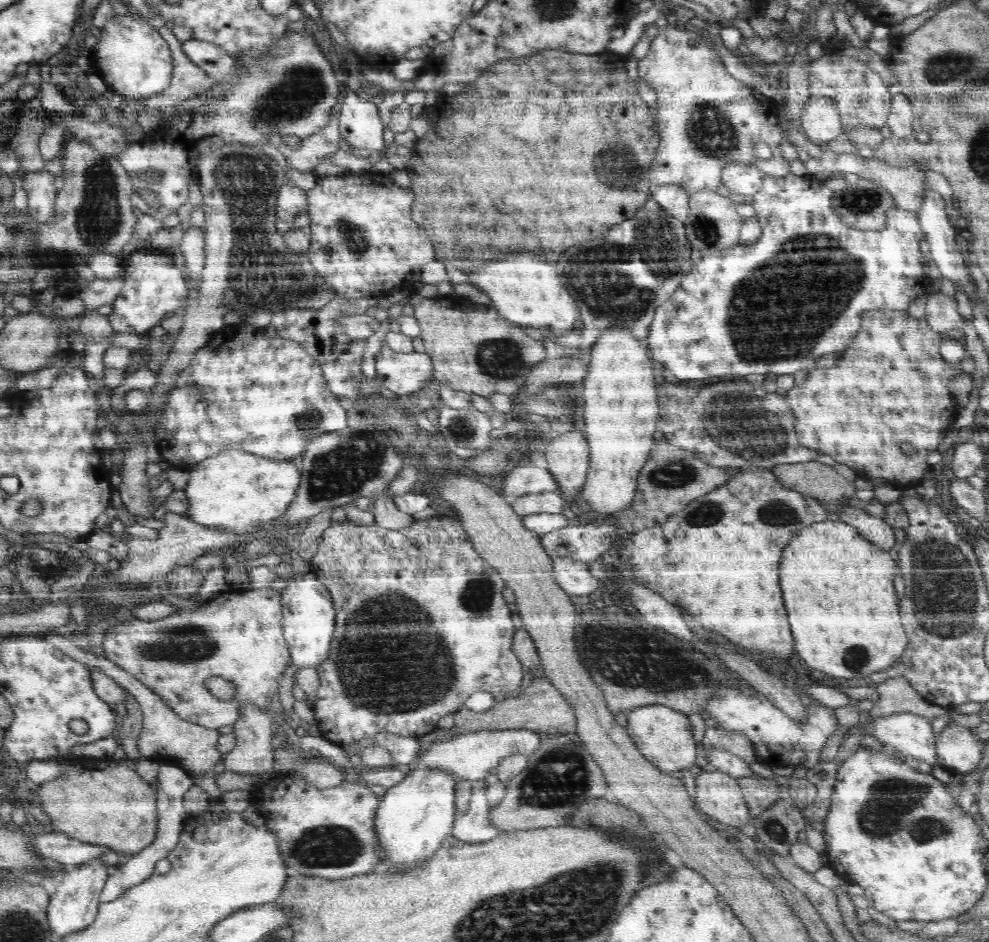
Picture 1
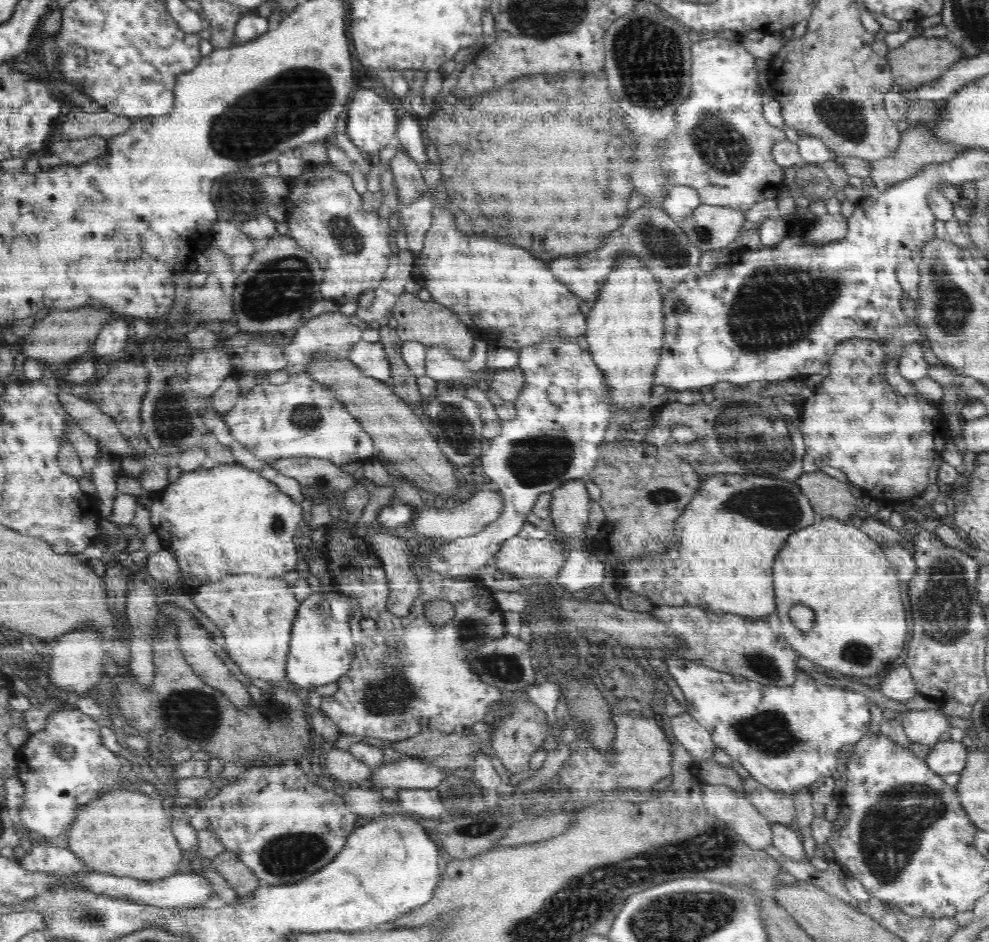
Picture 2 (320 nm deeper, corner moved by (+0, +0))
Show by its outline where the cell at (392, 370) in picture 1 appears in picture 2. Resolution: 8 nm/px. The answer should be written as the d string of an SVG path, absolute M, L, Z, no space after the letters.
M363 339L358 341L350 347L347 360L362 369L366 376L383 382L390 381L390 362L381 341L375 343L366 342Z

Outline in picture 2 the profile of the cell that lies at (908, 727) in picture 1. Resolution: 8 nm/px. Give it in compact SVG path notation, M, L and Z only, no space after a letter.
M928 705L902 715L901 724L911 742L930 746L940 743L940 736L951 729L949 718L942 709Z

